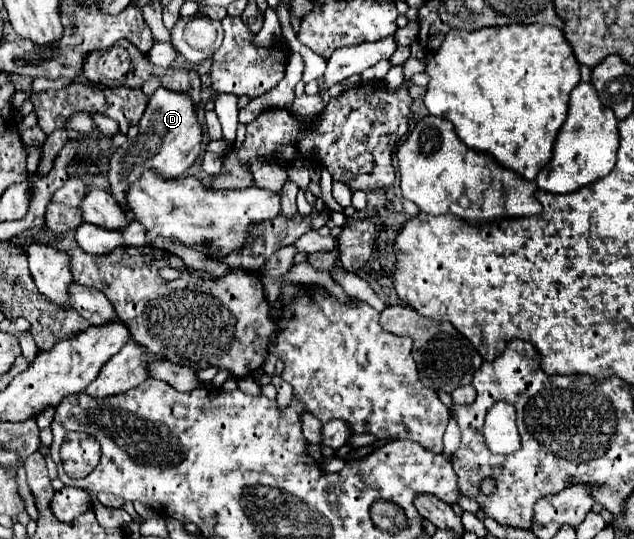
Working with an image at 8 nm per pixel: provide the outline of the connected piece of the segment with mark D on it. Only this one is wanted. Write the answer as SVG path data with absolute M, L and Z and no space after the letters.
M158 87L150 97L138 127L140 127L140 135L134 141L118 147L118 151L110 159L108 181L112 195L116 197L122 209L126 209L126 197L124 197L126 189L140 179L142 171L156 169L164 177L180 177L202 153L204 131L198 123L194 101L188 93L172 93L170 89Z

